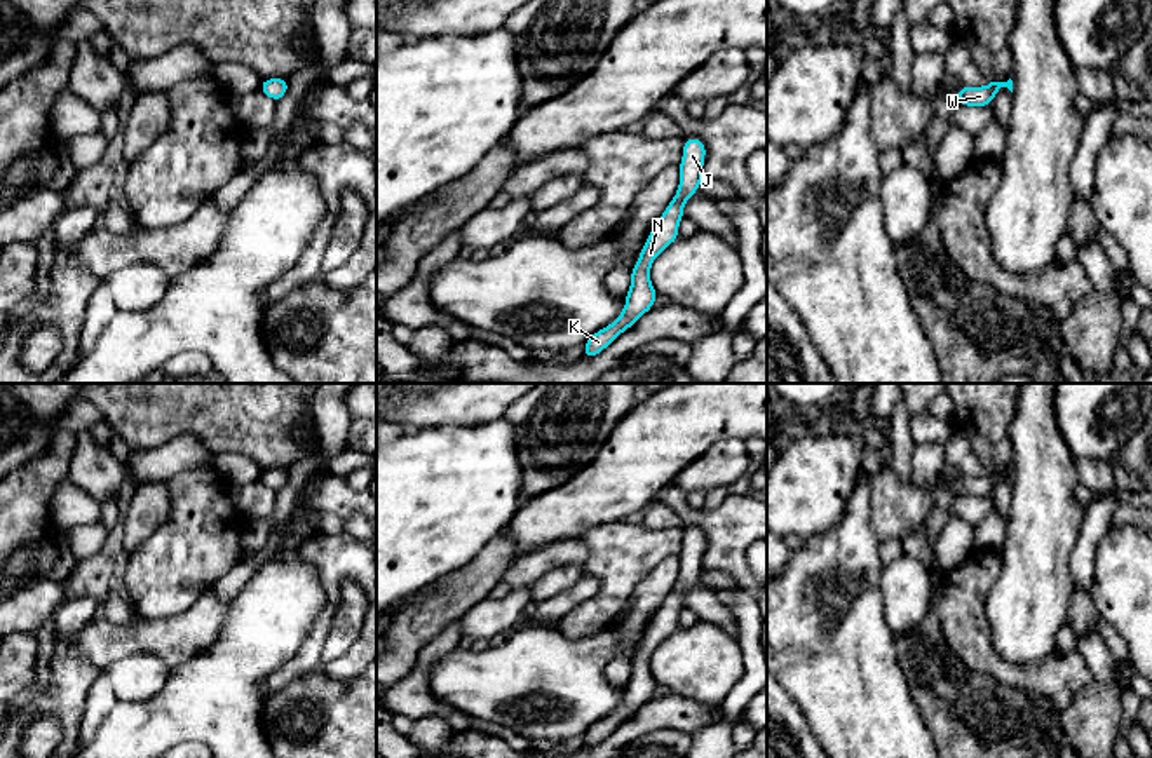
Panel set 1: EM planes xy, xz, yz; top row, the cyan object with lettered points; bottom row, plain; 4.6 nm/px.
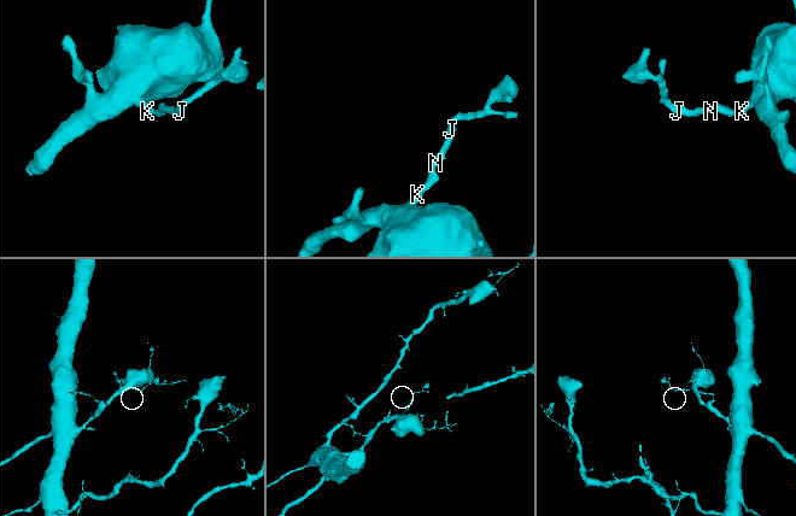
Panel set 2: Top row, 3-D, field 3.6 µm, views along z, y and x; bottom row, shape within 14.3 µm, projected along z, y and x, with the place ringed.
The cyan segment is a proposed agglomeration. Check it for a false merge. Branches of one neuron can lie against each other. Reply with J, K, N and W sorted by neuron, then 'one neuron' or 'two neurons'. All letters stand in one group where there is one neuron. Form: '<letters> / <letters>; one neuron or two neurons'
J K N W; one neuron

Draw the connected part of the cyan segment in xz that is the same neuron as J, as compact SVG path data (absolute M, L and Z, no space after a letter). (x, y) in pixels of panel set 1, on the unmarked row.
M699 528L683 530L683 547L680 552L680 577L674 589L664 599L662 606L652 617L641 645L631 660L631 678L626 685L622 704L608 716L591 725L584 734L582 748L591 749L605 741L620 723L627 721L643 704L652 700L659 683L650 673L650 657L654 650L669 634L680 629L678 615L683 610L685 592L697 582L704 572L702 554L706 535Z

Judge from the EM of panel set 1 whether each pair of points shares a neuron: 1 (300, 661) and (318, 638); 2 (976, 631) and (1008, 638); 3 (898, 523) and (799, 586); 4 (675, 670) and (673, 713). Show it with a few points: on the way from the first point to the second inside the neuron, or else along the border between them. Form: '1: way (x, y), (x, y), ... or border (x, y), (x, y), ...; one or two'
1: way (305, 656), (314, 643); one
2: border (987, 595), (990, 640), (1004, 659), (1018, 666); two
3: border (870, 497), (870, 528), (880, 541); two
4: border (675, 692), (699, 703), (715, 704); two

